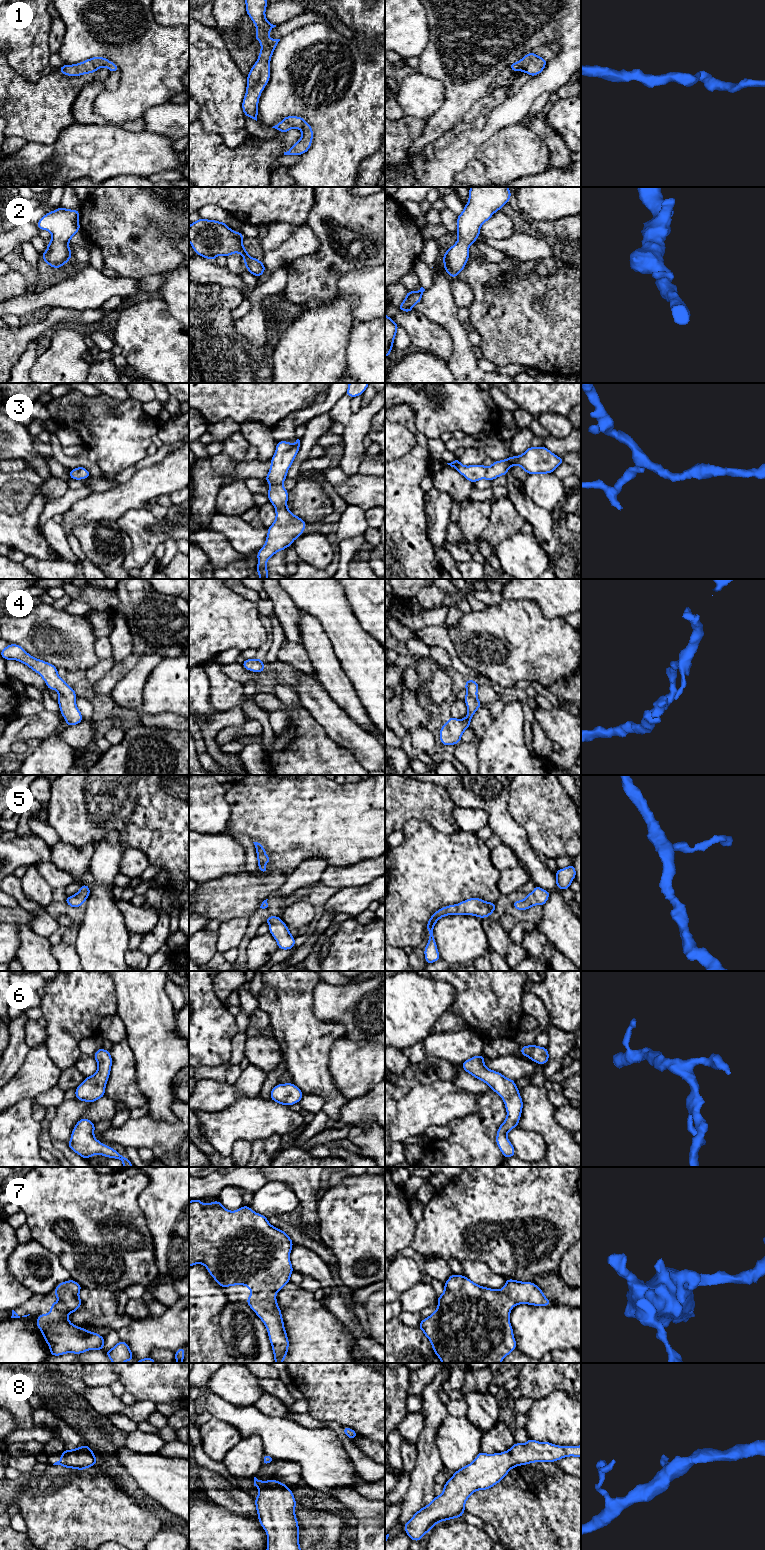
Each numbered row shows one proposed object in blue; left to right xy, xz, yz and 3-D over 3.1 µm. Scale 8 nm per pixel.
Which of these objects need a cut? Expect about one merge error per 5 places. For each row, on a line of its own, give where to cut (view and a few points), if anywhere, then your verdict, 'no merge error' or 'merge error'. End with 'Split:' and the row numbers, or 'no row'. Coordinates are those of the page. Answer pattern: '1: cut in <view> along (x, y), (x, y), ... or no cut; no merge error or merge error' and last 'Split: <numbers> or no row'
1: no cut; no merge error
2: no cut; no merge error
3: no cut; no merge error
4: no cut; no merge error
5: no cut; no merge error
6: no cut; no merge error
7: no cut; no merge error
8: no cut; no merge error
Split: no row

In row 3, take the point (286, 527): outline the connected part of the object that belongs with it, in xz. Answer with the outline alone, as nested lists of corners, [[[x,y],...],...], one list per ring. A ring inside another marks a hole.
[[[300,440],[291,444],[287,441],[277,441],[275,454],[271,458],[271,466],[265,481],[270,484],[267,496],[275,507],[276,518],[268,527],[265,545],[257,552],[257,571],[259,579],[268,579],[270,574],[266,563],[277,552],[292,545],[296,538],[304,532],[306,522],[292,514],[288,507],[288,491],[282,485],[287,478],[287,472],[298,454]]]

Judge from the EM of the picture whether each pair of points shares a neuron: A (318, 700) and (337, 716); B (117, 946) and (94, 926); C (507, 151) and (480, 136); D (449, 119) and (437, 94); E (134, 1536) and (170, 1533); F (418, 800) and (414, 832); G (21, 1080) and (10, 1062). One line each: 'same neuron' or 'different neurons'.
A: same neuron
B: same neuron
C: different neurons
D: different neurons
E: different neurons
F: different neurons
G: different neurons

